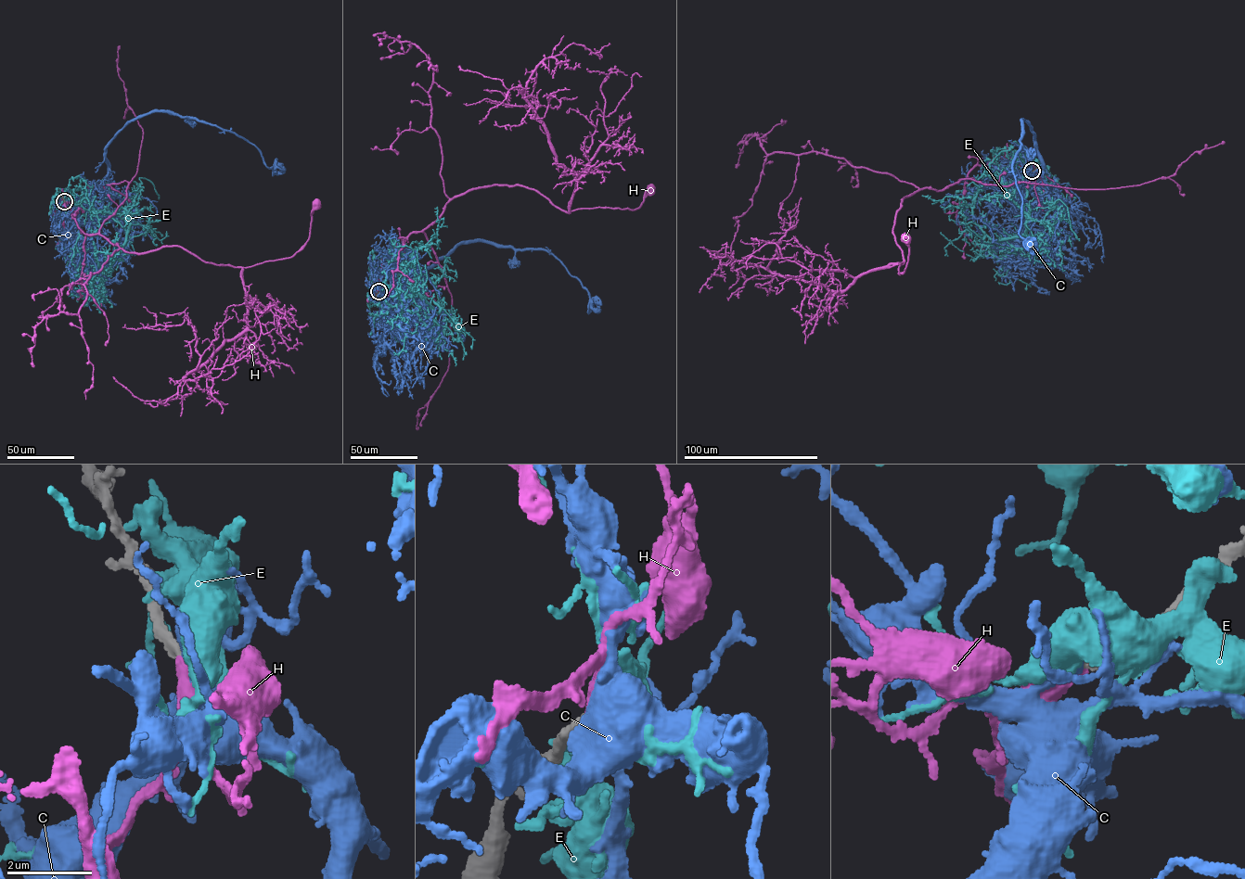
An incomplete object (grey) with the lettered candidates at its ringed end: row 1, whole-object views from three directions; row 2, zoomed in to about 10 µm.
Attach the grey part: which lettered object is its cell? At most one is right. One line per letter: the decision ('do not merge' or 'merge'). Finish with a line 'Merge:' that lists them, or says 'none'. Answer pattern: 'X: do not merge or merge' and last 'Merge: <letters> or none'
C: do not merge
E: do not merge
H: merge
Merge: H

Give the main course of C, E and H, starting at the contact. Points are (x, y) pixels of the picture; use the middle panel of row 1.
C: (378, 291), (406, 283), (424, 291), (427, 269), (457, 246), (479, 241), (552, 253), (599, 312)
E: (378, 291), (393, 308), (404, 293), (424, 295), (439, 313), (418, 292), (411, 256), (437, 231), (435, 208)
H: (378, 291), (397, 239), (455, 197), (520, 184), (569, 212), (577, 175), (525, 89), (570, 44), (594, 49)

